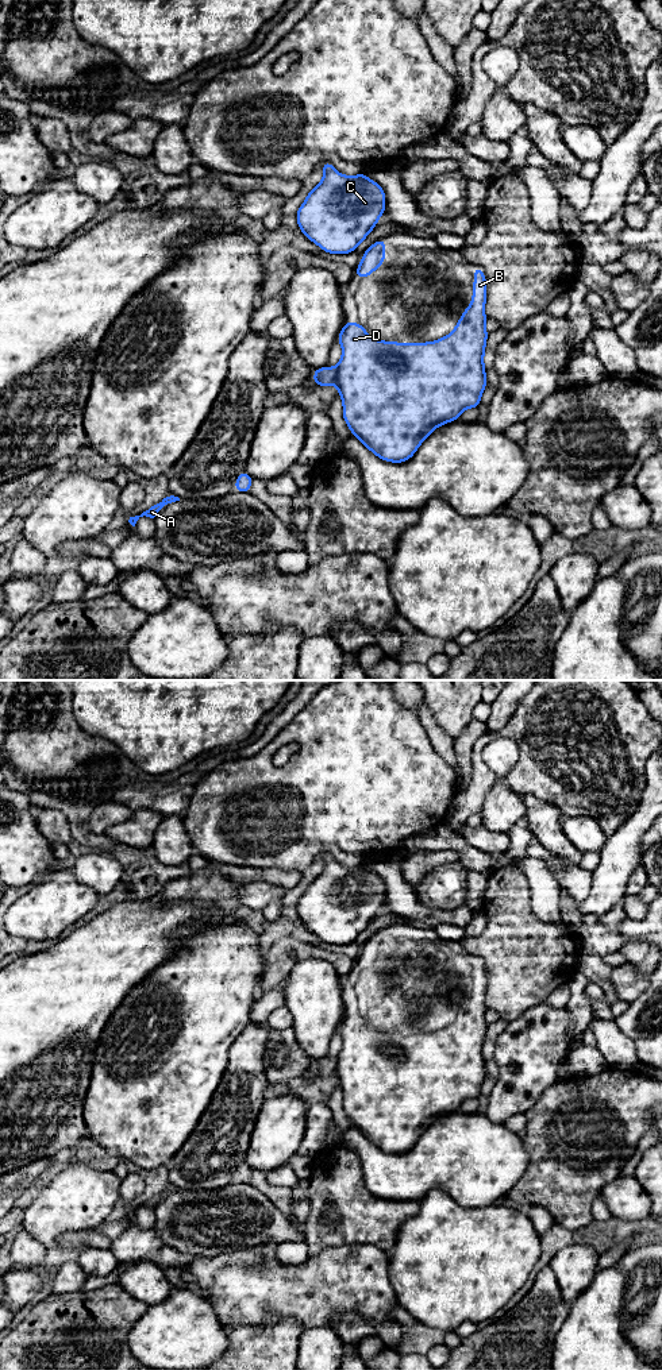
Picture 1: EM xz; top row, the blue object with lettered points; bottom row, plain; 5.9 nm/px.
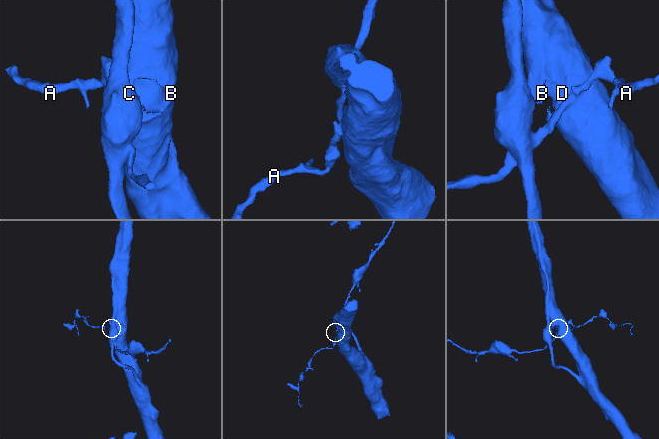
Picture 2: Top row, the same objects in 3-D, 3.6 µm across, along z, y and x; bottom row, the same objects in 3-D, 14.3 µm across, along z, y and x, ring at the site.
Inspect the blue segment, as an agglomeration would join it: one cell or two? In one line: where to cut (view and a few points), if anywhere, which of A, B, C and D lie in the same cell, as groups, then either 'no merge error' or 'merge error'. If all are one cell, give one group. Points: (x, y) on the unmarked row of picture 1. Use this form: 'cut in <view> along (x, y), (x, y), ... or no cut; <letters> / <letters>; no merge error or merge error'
cut in xz along (334, 1060), (335, 1072); A / B C D; merge error

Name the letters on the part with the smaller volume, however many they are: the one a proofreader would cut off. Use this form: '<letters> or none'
A

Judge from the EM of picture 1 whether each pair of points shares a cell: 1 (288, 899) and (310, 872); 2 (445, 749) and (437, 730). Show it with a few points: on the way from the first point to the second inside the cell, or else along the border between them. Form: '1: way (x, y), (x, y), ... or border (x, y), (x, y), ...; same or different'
1: way (295, 892), (307, 879); same
2: way (443, 745), (437, 734); same

